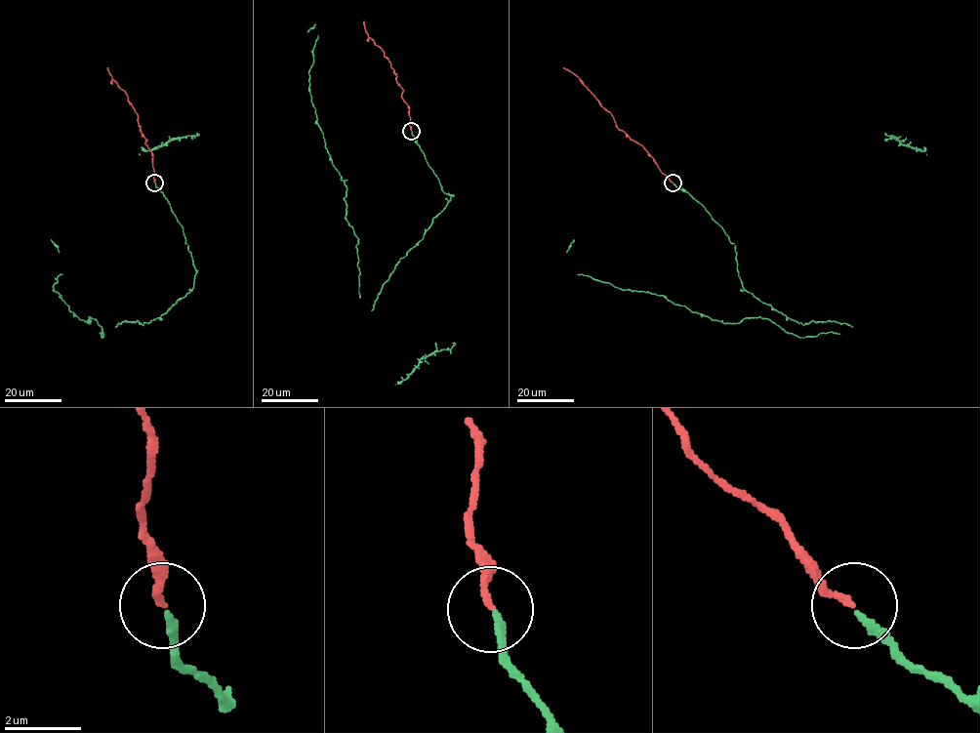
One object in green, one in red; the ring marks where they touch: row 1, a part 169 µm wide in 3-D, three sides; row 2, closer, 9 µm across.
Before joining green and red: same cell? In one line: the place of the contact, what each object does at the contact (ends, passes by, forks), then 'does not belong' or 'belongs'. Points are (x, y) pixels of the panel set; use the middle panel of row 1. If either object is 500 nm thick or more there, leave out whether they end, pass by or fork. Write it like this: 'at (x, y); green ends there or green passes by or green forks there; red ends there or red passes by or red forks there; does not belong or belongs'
at (411, 131); green ends there; red ends there; belongs

